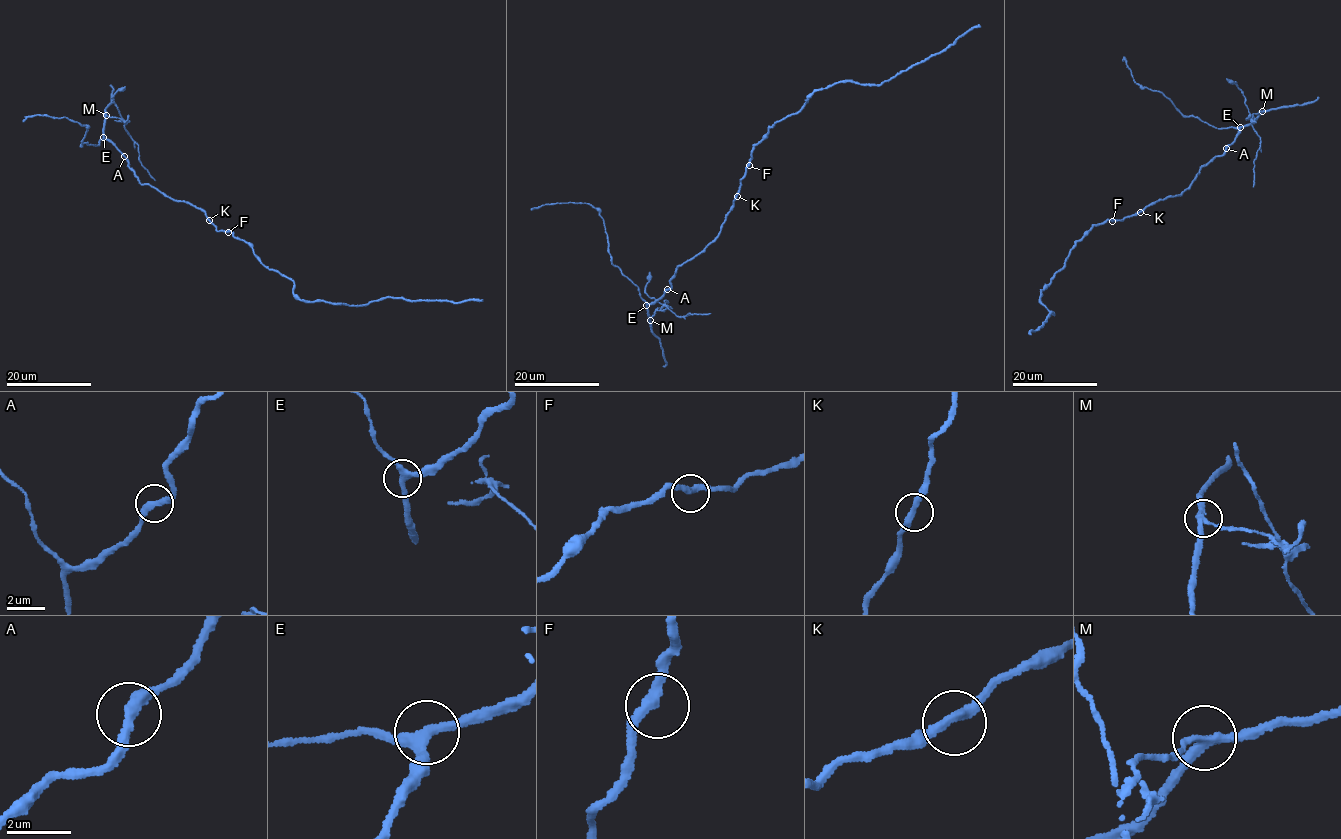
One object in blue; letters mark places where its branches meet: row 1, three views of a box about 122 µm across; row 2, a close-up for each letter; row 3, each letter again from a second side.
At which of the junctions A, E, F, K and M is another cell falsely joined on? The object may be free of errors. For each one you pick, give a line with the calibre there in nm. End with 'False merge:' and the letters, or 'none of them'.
M: Thickness 260 nm
False merge: M

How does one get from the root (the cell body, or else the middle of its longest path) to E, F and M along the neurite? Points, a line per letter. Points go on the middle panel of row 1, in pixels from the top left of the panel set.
E: (735, 196), (720, 234), (702, 251), (676, 268), (670, 289), (646, 305)
F: (735, 196), (749, 165)
M: (735, 196), (720, 234), (702, 251), (676, 268), (670, 289), (647, 306), (649, 320)

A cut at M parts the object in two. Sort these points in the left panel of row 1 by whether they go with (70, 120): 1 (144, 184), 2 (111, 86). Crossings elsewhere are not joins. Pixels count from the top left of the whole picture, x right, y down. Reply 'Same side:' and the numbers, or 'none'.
Same side: 1, 2

